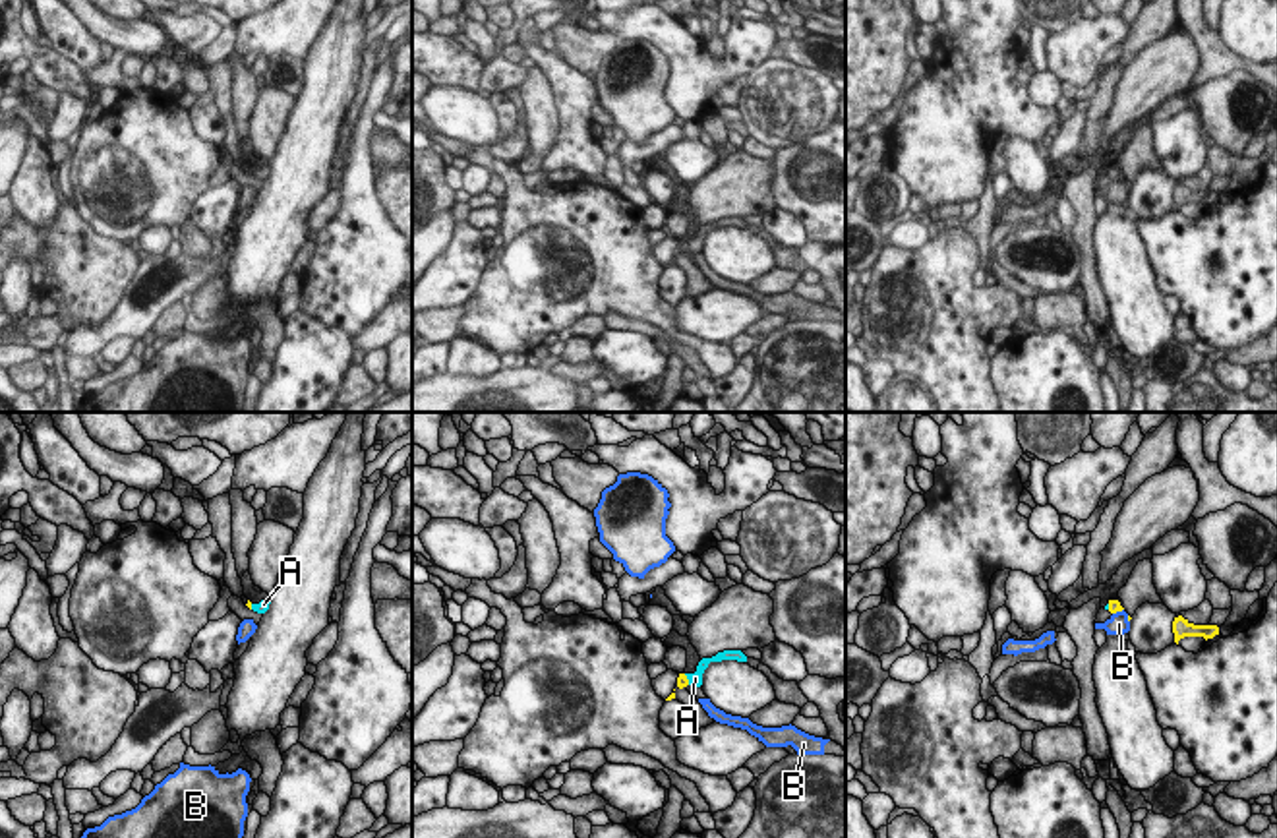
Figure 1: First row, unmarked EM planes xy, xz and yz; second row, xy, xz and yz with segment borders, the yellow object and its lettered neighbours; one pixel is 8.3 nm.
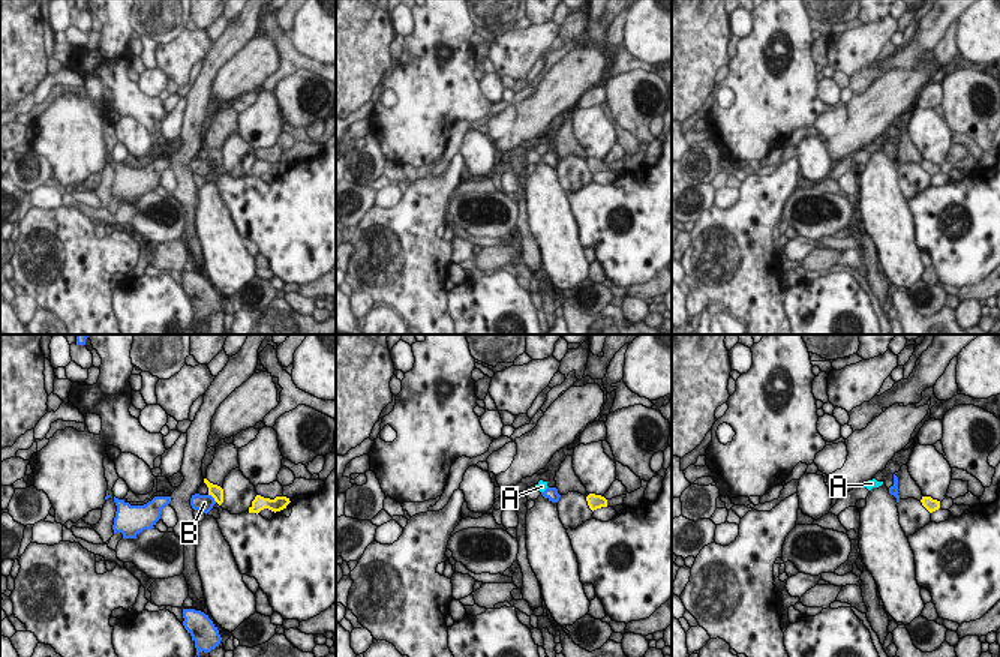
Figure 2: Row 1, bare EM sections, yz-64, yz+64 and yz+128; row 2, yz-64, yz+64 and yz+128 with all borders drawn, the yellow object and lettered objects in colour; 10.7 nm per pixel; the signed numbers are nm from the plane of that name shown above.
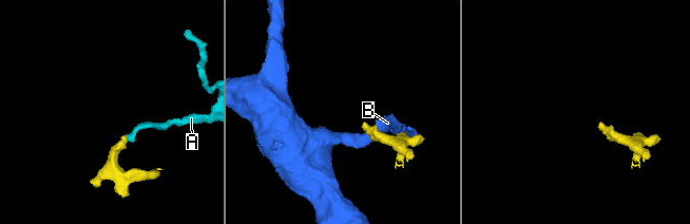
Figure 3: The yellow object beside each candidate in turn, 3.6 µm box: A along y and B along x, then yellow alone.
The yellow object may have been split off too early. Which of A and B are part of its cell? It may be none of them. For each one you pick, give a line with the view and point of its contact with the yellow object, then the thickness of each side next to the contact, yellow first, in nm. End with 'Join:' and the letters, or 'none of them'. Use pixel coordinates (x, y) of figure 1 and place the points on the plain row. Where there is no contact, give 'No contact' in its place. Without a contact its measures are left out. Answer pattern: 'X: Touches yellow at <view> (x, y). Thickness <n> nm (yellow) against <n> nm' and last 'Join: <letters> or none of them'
A: Touches yellow at xz (687, 246). Thickness 100 nm (yellow) against 100 nm
Join: A.

